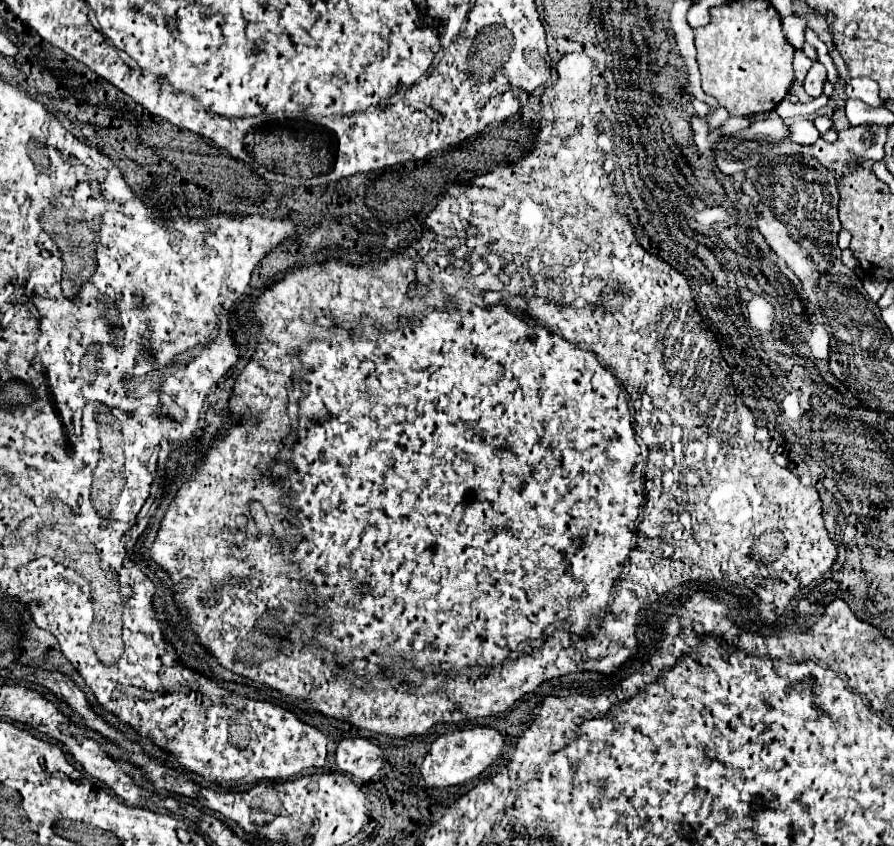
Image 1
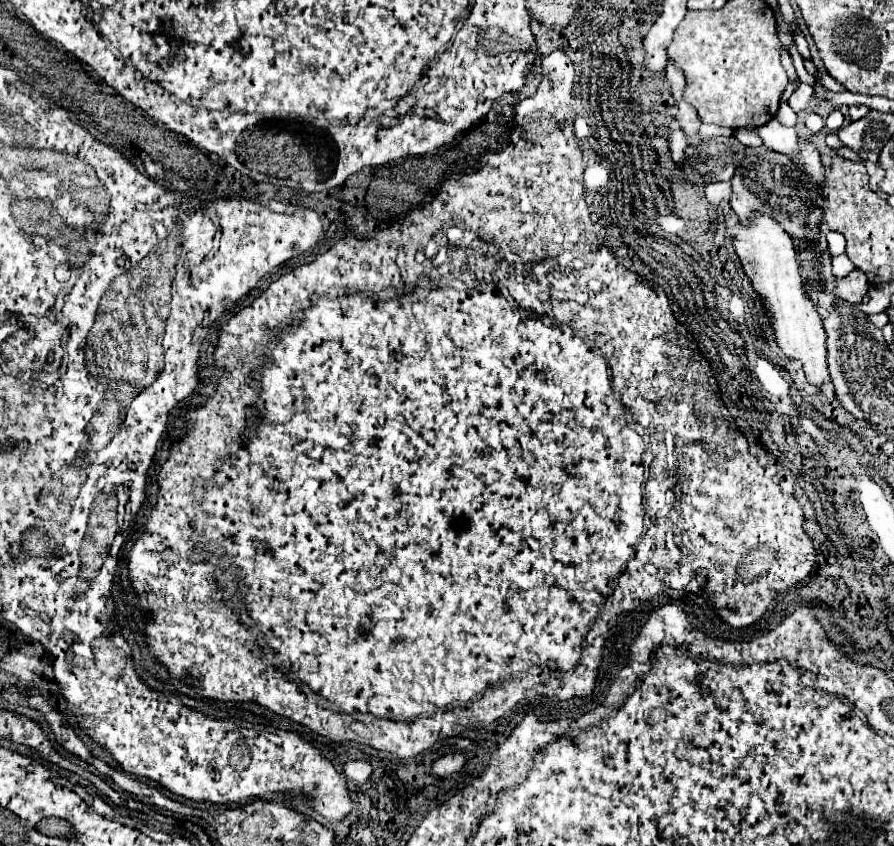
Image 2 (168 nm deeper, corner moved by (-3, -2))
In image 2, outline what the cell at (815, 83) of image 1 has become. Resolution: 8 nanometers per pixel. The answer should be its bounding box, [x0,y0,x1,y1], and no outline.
[789,83,815,113]

